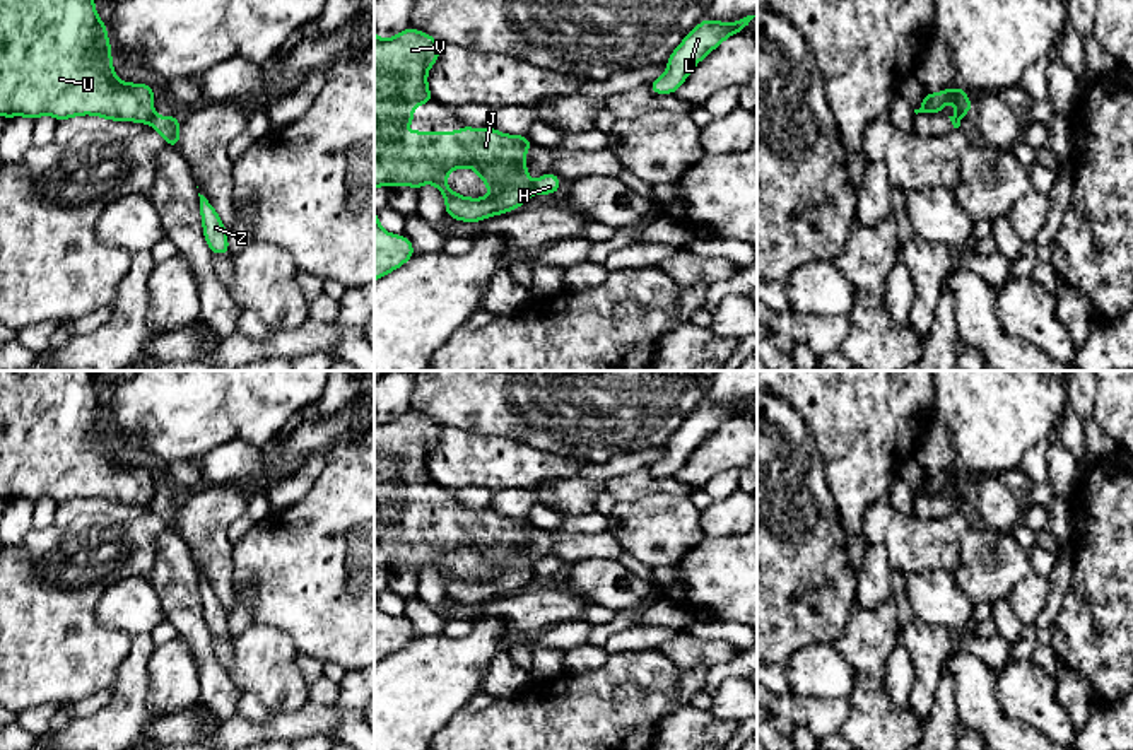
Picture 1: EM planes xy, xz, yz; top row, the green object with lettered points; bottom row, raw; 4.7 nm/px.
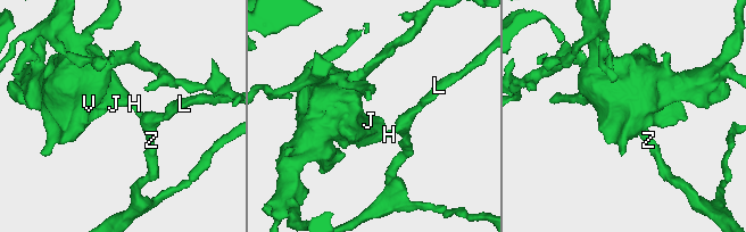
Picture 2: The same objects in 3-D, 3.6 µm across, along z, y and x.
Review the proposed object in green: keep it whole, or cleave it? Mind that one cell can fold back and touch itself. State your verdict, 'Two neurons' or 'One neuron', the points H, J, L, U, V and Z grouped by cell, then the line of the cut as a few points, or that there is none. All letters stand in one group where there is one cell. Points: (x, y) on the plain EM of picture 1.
Two neurons. Groups: H L Z / J U V. Split along xz (532, 566), (535, 574)

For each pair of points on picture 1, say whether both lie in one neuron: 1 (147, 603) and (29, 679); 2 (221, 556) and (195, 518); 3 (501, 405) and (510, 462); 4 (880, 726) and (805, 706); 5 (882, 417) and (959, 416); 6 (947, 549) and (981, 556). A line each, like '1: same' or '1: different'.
1: different
2: same
3: different
4: different
5: different
6: different

